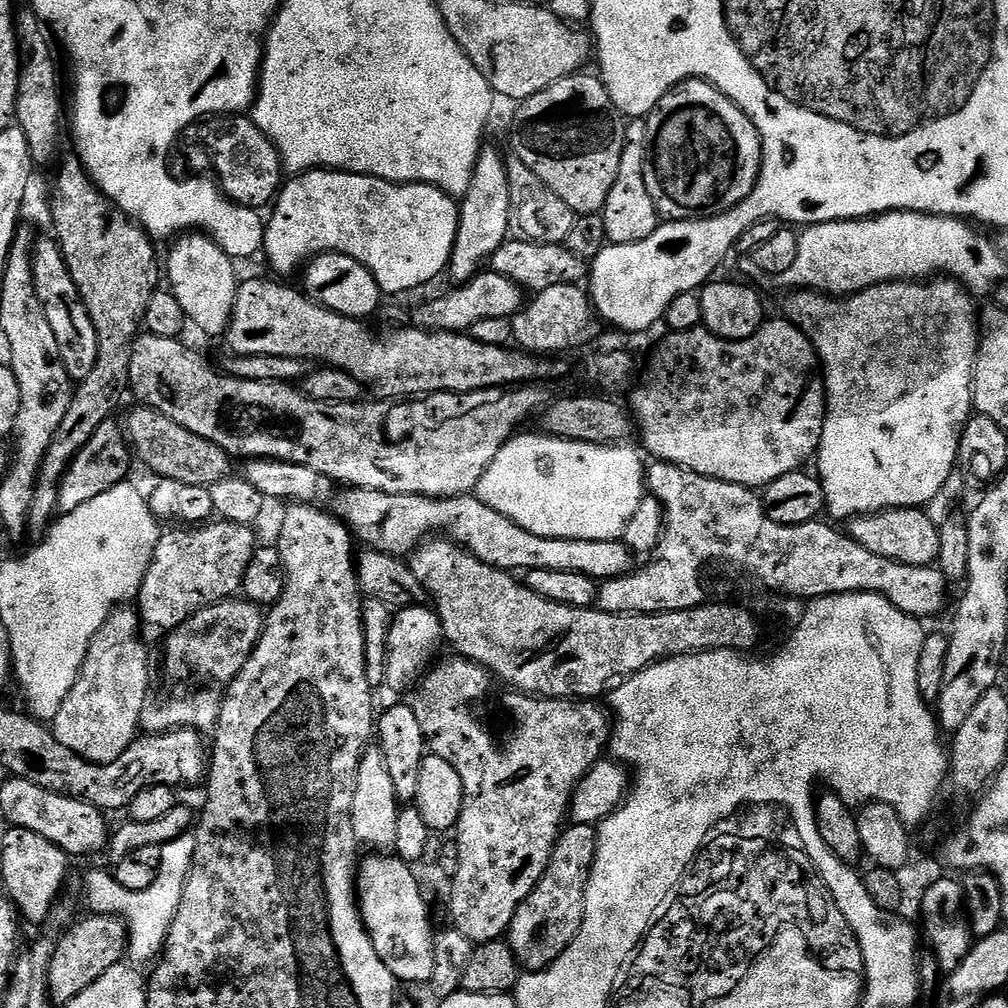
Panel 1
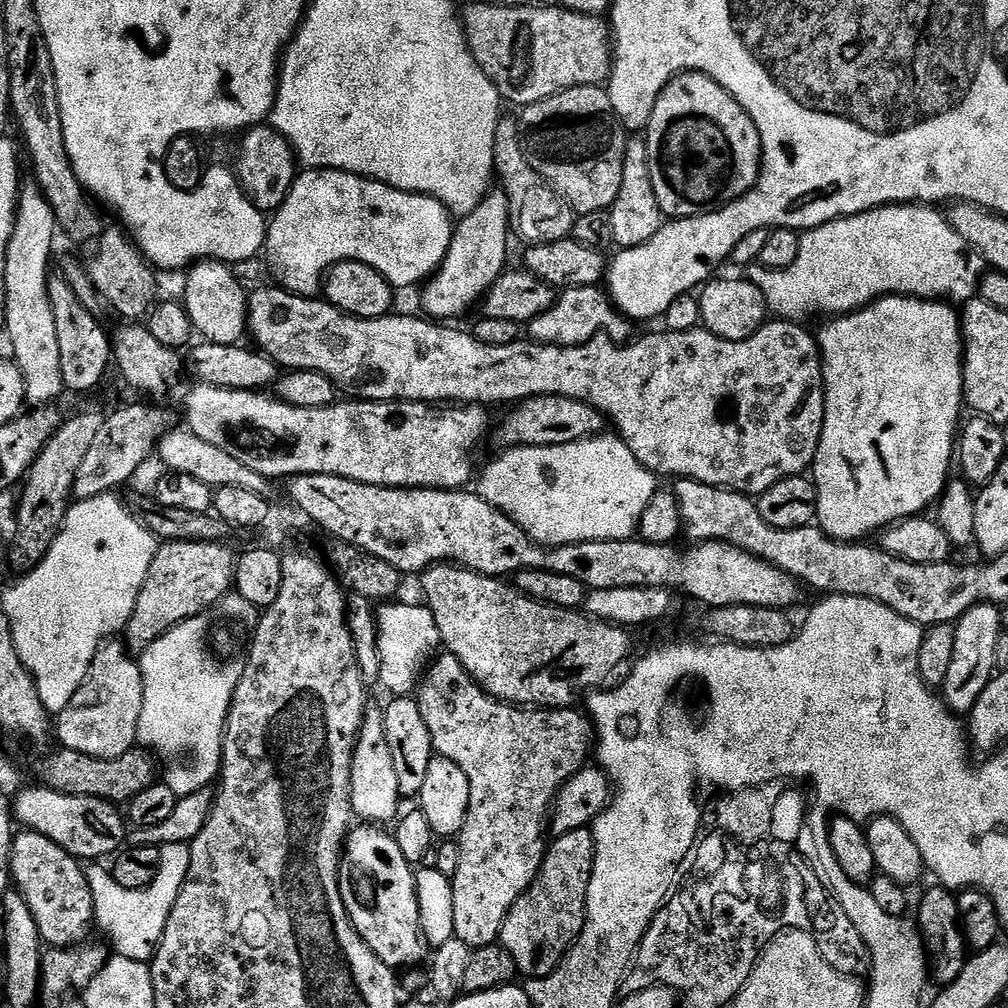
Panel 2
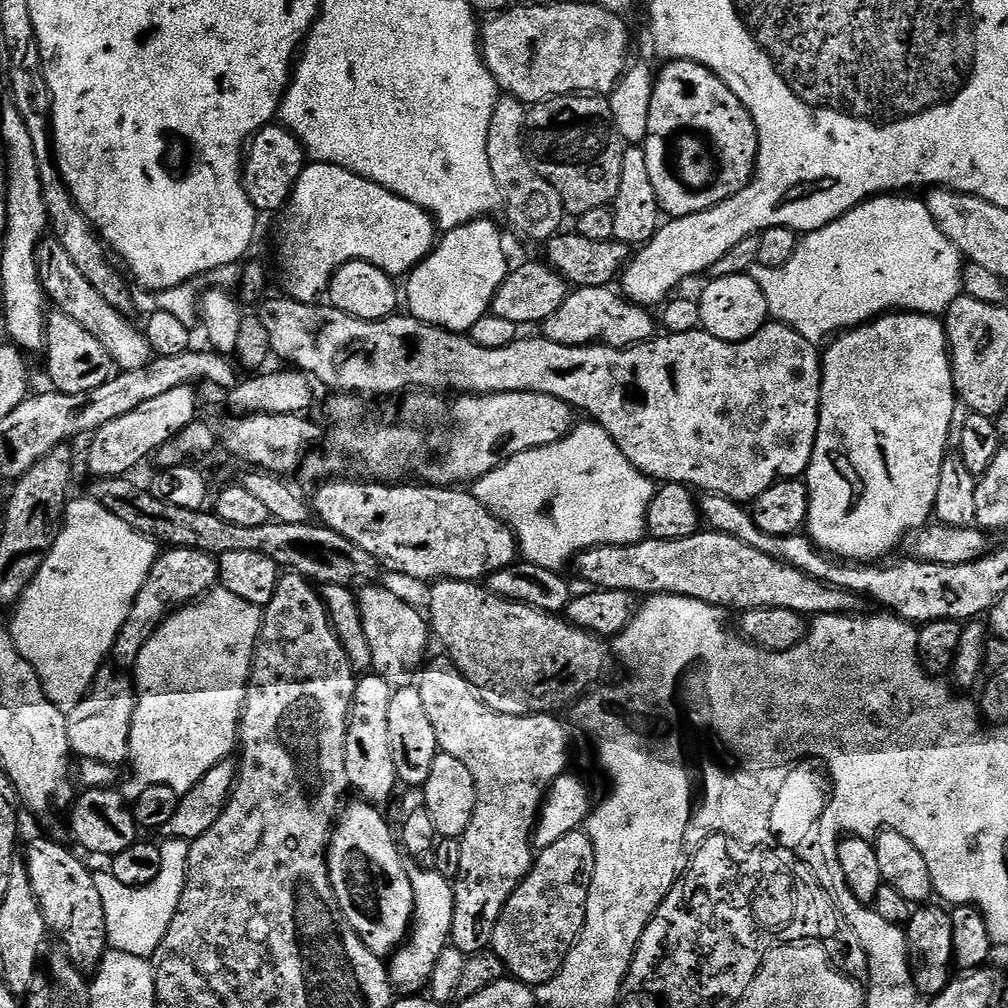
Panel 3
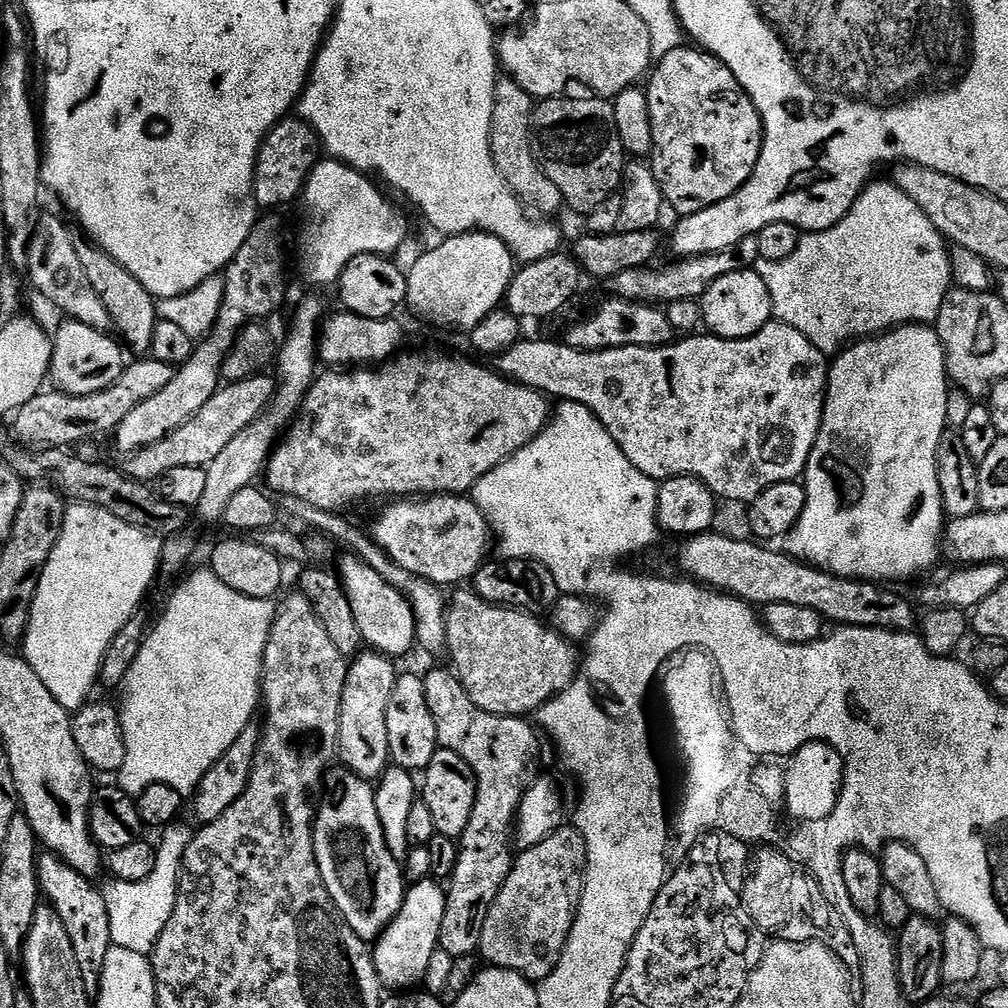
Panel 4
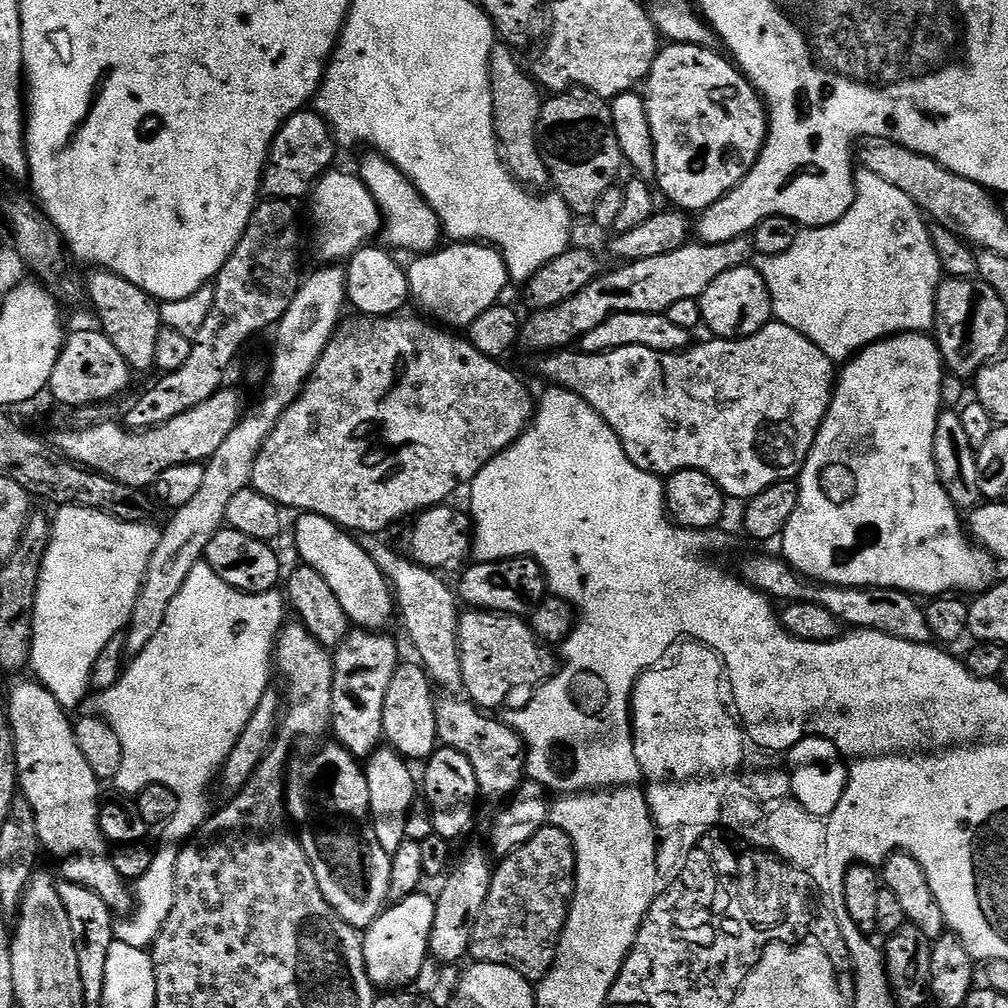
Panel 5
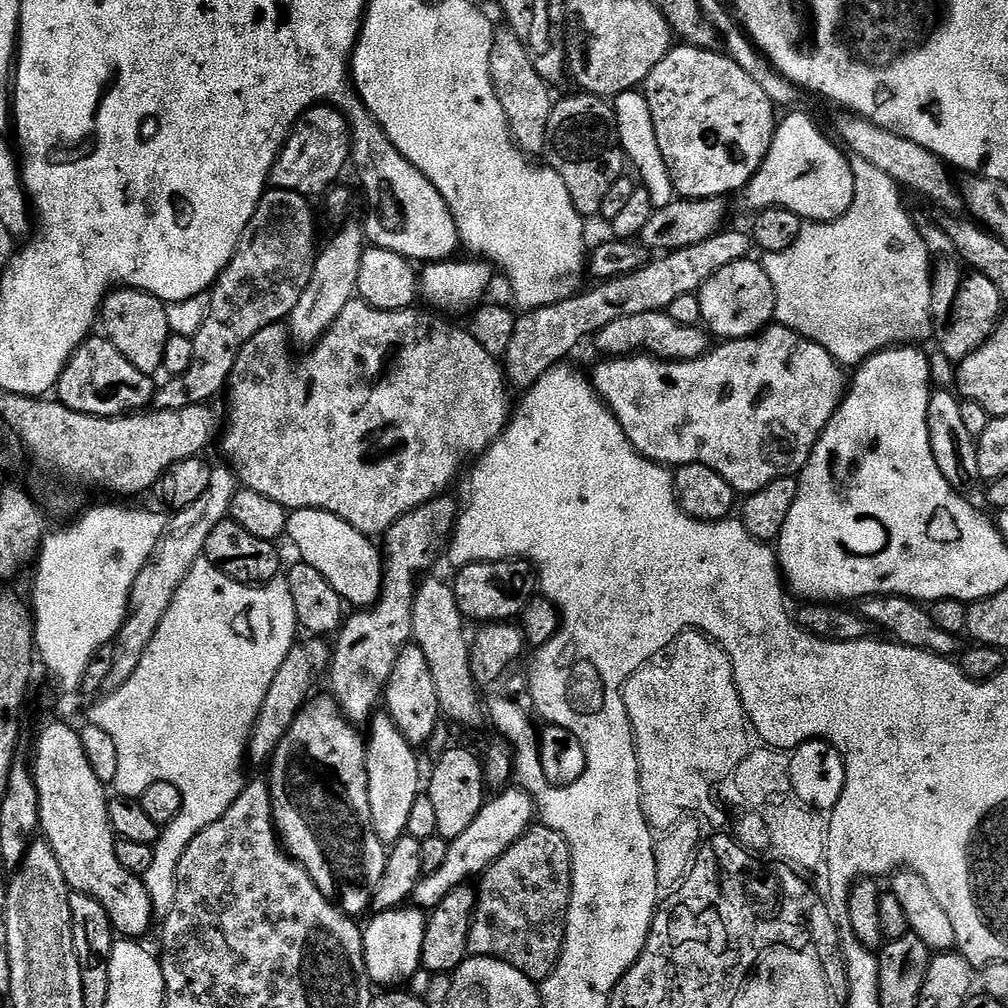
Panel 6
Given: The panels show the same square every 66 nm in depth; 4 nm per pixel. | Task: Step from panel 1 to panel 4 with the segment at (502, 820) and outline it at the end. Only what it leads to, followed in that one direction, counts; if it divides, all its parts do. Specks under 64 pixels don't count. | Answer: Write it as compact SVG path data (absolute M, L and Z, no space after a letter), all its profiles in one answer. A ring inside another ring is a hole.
M447 667L436 668L429 676L423 677L424 685L426 686L426 702L430 706L430 714L434 714L434 726L436 727L436 743L439 747L446 750L454 750L454 754L458 754L458 758L462 758L466 762L466 766L470 766L470 770L474 770L474 778L476 779L476 801L474 802L474 814L470 814L470 826L466 826L466 830L460 837L458 837L458 847L460 853L458 854L458 862L454 866L454 874L446 882L445 898L445 914L442 919L441 934L439 941L439 951L450 954L454 958L457 956L470 956L479 949L480 938L482 936L482 926L486 922L486 914L490 910L490 906L494 902L494 898L498 898L498 890L502 890L502 886L510 870L512 869L512 861L514 859L514 825L516 822L516 814L520 811L520 803L526 794L526 790L532 785L533 780L538 775L536 763L540 760L540 740L537 729L533 727L527 719L518 716L499 716L498 714L490 714L486 710L482 710L478 706L474 706L474 702L470 698L470 694L466 694L466 690L462 686L460 677L456 675L455 671L449 670Z

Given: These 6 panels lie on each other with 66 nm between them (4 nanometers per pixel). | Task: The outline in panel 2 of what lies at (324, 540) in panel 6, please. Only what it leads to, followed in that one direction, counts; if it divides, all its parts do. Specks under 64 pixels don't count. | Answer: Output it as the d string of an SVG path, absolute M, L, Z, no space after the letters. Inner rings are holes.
M385 603L381 607L384 609L376 612L378 658L380 659L378 684L379 687L382 686L386 691L392 692L388 694L393 697L412 696L417 691L426 671L426 661L441 647L440 635L438 626L434 622L434 614L428 607L421 606L419 603L418 605L396 603Z

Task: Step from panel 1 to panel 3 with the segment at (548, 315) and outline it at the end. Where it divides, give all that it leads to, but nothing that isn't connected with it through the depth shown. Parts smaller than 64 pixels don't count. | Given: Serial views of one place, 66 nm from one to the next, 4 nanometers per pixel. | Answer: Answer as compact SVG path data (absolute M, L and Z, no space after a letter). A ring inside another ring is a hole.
M611 287L606 288L576 288L569 291L566 302L550 314L542 325L542 335L545 340L558 342L562 346L577 348L583 344L607 344L610 348L632 348L636 344L645 344L646 341L653 339L658 332L658 320L655 315L652 316L647 307L643 304L633 304L627 296L619 291L612 292Z

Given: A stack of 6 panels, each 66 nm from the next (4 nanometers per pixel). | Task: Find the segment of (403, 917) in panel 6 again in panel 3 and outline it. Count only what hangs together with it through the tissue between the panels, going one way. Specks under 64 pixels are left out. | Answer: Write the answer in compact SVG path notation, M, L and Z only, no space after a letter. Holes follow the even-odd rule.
M412 866L408 868L408 877L411 882L411 889L414 890L415 910L413 912L413 921L410 925L408 939L391 955L387 969L389 980L395 991L403 995L417 995L427 989L430 978L430 973L434 970L434 962L437 961L439 954L444 948L449 945L454 914L454 886L451 881L444 879L444 877L437 872L431 872L431 869L421 868L419 866ZM428 876L432 879L432 886L428 884L421 884L426 881Z

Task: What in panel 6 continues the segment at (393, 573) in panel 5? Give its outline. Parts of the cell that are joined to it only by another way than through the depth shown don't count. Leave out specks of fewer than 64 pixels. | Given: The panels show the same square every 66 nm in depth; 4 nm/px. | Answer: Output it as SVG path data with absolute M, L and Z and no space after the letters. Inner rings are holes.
M421 579L412 599L412 640L420 647L422 654L426 654L426 666L430 666L430 678L434 678L434 690L438 694L438 706L443 719L453 720L464 728L480 728L486 724L486 704L480 701L481 689L472 671L470 640L467 635L464 637L464 624L466 618L458 610L451 583Z

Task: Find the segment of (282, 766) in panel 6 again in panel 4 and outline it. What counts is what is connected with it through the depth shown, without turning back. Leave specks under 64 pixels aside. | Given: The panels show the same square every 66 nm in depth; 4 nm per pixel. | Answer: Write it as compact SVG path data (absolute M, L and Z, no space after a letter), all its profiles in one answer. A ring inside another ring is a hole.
M340 766L326 776L328 793L314 808L314 858L340 917L365 942L377 939L403 906L406 881L402 864L387 849L375 806L376 788L361 776Z

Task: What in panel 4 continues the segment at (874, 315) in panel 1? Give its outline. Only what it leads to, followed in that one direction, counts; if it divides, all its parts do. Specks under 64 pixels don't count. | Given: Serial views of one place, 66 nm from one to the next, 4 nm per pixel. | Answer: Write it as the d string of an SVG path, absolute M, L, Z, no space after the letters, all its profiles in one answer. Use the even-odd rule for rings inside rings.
M901 326L871 338L861 339L845 347L831 361L828 369L828 391L824 394L824 417L802 477L806 490L806 510L802 510L802 518L798 518L795 526L788 531L786 551L789 556L819 568L821 572L832 572L836 576L846 576L849 580L869 582L904 580L907 576L916 576L919 572L935 566L936 559L941 559L942 556L942 537L946 523L942 490L938 482L936 451L938 442L946 431L947 424L944 423L948 420L948 388L950 389L950 381L944 361L944 347L932 326Z

